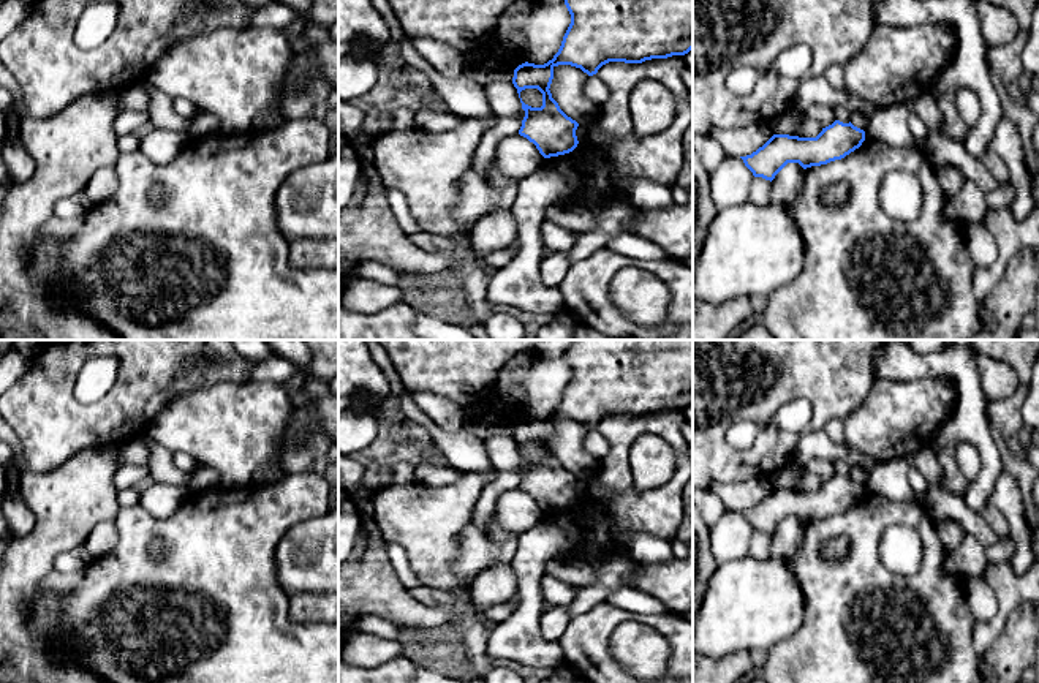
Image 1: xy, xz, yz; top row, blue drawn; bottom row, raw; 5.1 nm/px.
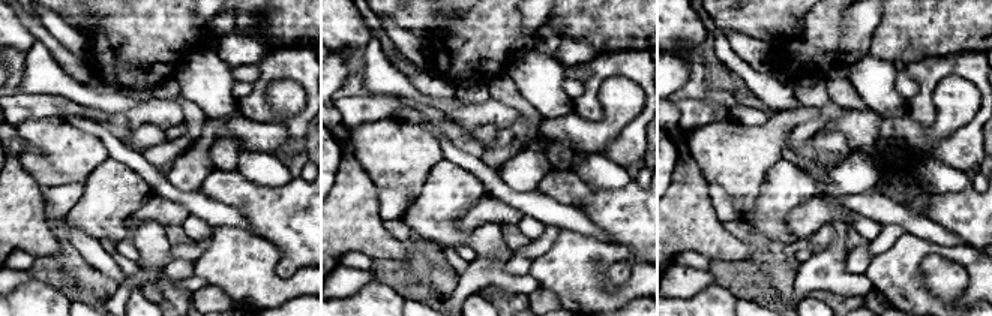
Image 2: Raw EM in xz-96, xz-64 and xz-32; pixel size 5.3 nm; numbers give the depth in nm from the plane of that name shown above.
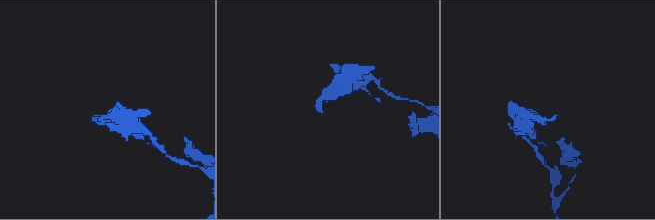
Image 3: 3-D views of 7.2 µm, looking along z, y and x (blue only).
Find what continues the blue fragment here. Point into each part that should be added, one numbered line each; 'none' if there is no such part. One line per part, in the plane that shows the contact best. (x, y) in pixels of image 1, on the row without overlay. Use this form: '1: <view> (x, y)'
none

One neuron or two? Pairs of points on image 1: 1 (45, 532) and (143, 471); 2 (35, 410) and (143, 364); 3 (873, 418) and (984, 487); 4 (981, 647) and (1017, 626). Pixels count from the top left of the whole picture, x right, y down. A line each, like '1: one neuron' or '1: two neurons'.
1: two neurons
2: one neuron
3: two neurons
4: two neurons

